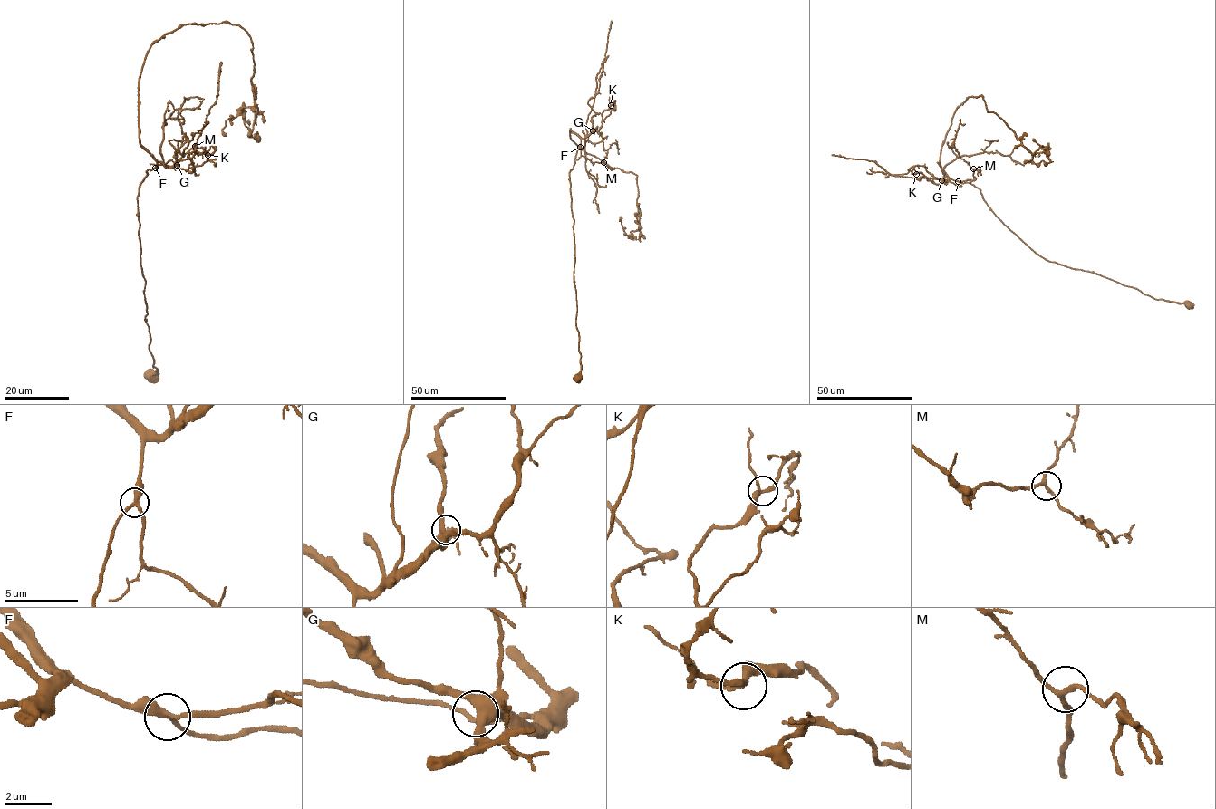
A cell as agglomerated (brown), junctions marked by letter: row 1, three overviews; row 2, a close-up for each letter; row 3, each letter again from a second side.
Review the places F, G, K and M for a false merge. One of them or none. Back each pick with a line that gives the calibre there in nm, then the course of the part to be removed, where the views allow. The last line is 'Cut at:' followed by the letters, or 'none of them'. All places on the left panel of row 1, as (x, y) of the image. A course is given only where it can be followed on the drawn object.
Cut at: none of them

